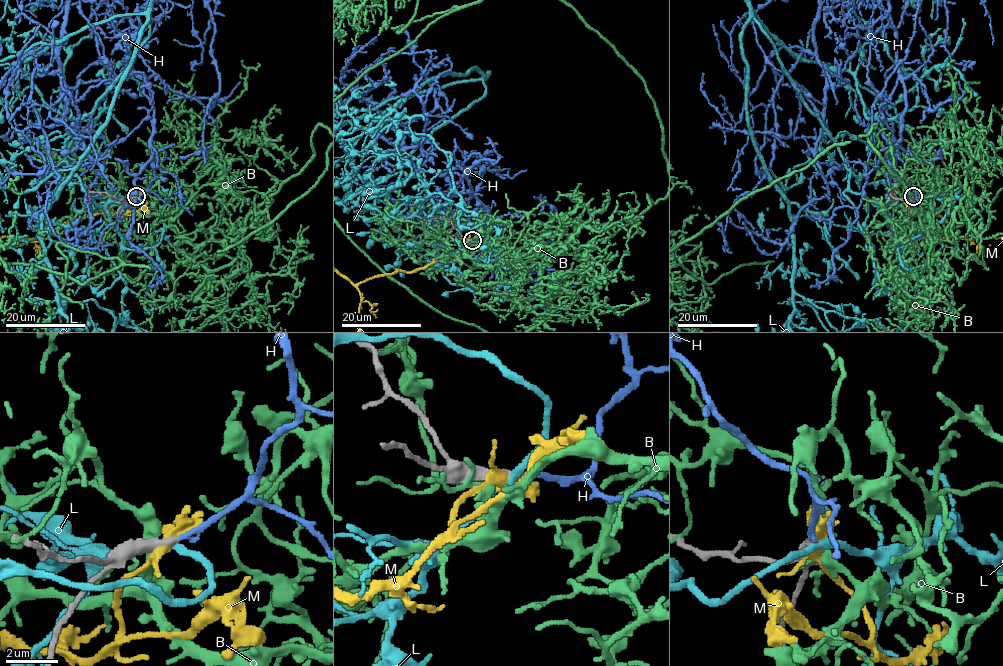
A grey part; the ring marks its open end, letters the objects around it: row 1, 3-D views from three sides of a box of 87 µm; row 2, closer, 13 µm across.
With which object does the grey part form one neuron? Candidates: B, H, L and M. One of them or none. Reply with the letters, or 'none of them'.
H

